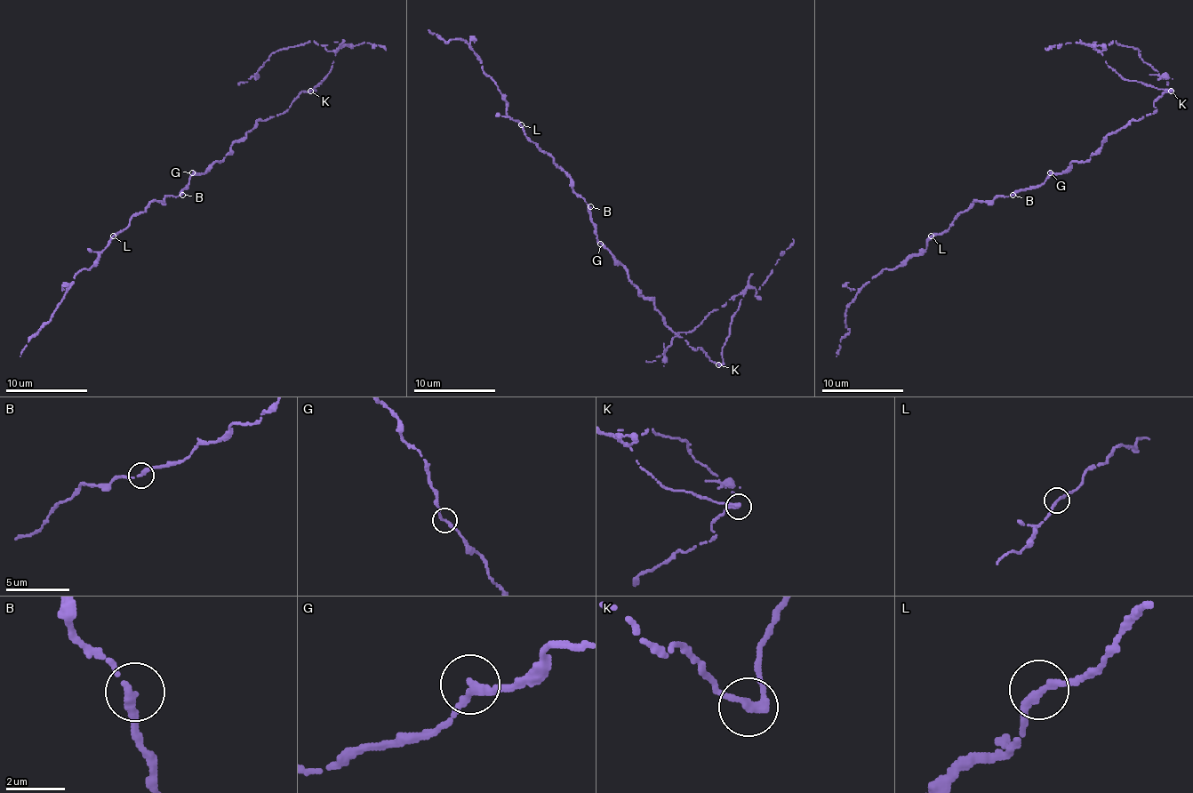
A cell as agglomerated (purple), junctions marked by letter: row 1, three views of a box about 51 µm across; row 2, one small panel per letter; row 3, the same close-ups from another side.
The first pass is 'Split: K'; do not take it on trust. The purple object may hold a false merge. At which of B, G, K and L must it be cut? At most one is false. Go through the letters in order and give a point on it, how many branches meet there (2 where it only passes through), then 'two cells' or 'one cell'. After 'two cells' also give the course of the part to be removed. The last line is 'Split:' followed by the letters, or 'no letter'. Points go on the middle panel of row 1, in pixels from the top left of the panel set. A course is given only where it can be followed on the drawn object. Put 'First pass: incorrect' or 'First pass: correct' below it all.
B: (590, 206) | 2 | one cell
G: (600, 244) | 2 | one cell
K: (718, 364) | 2 | two cells | (719, 364), (741, 294), (692, 329), (680, 332), (656, 360), (645, 360)
L: (521, 124) | 2 | one cell
Split: K
First pass: correct

